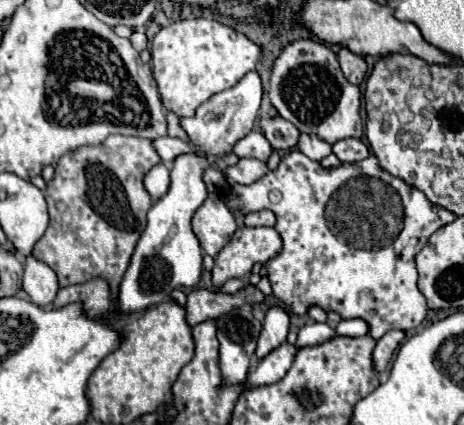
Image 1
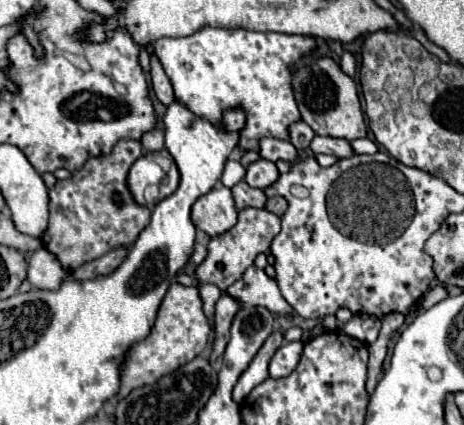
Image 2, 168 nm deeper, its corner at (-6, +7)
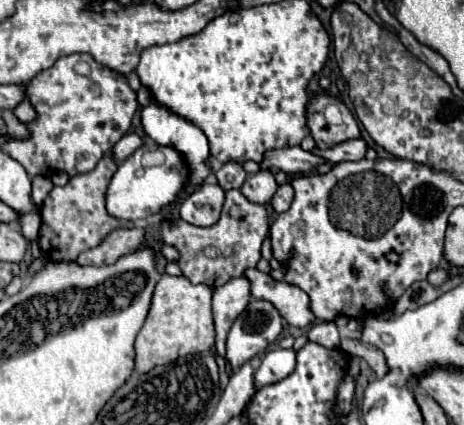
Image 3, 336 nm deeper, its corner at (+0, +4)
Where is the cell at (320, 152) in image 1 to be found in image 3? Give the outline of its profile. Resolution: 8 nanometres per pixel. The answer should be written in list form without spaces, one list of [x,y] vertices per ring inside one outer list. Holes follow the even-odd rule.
[[[352,139],[352,141],[344,141],[338,143],[336,147],[328,147],[324,151],[320,151],[318,147],[312,149],[314,155],[330,161],[330,163],[342,163],[342,161],[360,161],[366,153],[366,143],[362,139]]]

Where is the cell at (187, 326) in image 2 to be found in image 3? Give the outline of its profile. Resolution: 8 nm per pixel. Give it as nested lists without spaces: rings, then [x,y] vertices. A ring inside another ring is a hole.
[[[162,275],[154,289],[152,307],[142,331],[136,337],[136,373],[148,373],[156,365],[168,365],[190,353],[204,353],[214,347],[214,323],[210,311],[212,289],[192,285],[186,277]]]

